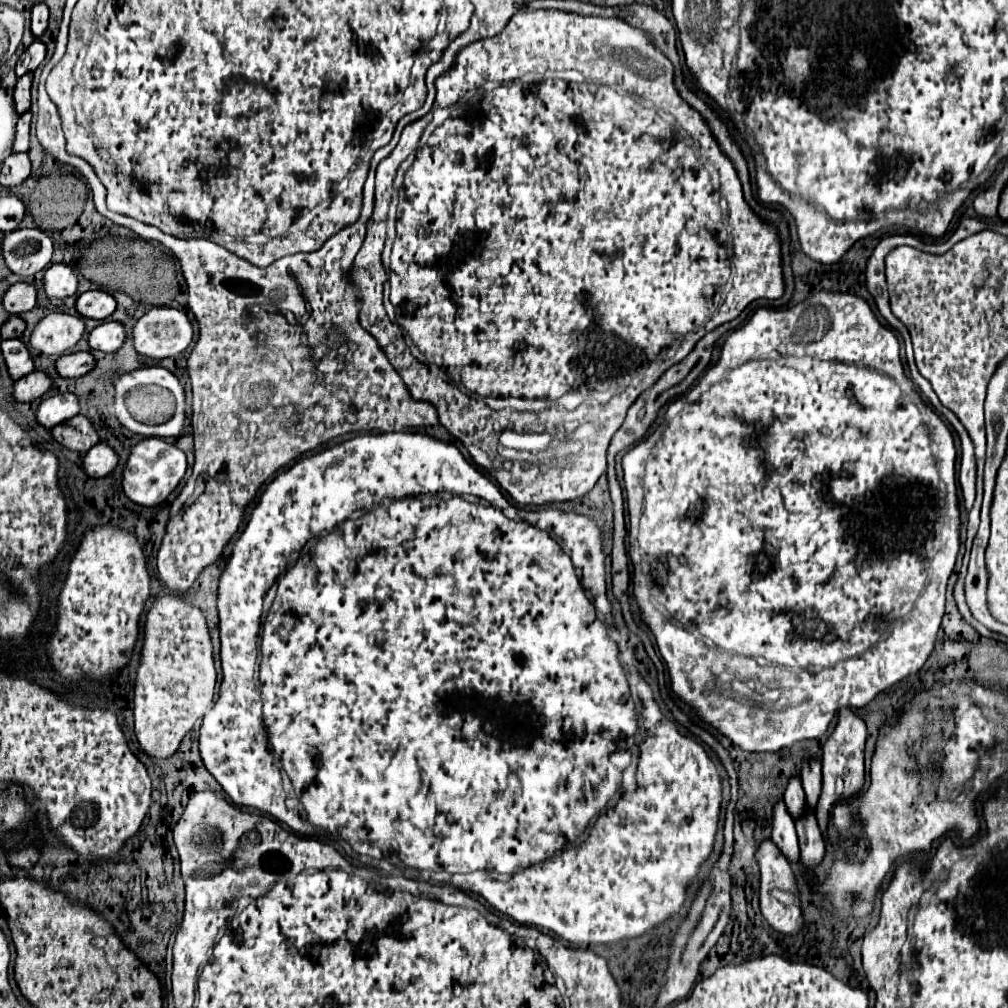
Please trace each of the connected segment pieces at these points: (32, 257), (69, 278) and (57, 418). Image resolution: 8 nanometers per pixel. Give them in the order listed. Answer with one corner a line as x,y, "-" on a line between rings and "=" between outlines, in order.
15,229
1,241
1,255
15,275
29,277
49,265
53,241
41,229
=
65,263
51,265
43,277
43,289
49,299
65,299
77,291
77,273
=
65,393
65,395
53,395
49,399
45,399
39,407
37,407
37,423
43,425
45,429
55,427
57,423
63,423
71,417
75,417
79,413
79,399
73,393

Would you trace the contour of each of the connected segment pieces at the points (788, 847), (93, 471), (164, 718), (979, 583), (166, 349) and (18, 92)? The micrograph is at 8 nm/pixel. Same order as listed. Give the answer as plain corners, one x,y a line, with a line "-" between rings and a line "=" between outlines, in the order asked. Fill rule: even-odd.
783,801
775,805
773,813
773,833
771,841
779,847
779,851
787,857
787,861
797,863
799,861
799,845
797,845
797,833
795,833
795,823
791,815
787,813
787,807
=
97,443
83,455
83,469
87,477
93,479
105,477
115,469
115,465
117,465
117,455
113,453
113,449
109,449
107,443
=
155,601
147,613
145,645
141,653
141,667
137,671
135,687
135,737
139,747
153,759
167,759
175,755
181,739
193,729
197,719
203,719
213,703
215,695
215,667
213,667
213,645
205,617
187,601
=
985,547
971,549
969,571
965,577
965,601
973,613
973,617
993,631
993,617
985,607
985,587
987,587
987,571
985,571
=
159,307
159,311
147,311
141,319
133,325
133,347
137,353
151,357
151,359
165,359
179,355
187,349
187,345
193,339
193,327
187,319
185,311
171,309
171,307
=
23,75
19,77
17,85
15,85
15,93
13,93
13,101
15,101
15,111
21,115
25,111
29,111
31,105
31,79
33,75

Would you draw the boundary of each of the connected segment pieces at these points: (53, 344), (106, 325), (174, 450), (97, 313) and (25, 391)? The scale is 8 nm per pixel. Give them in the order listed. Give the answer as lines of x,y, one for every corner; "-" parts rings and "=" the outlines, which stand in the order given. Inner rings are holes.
49,313
35,325
29,343
43,355
63,355
65,349
71,349
81,339
83,329
79,315
=
103,321
89,333
87,343
95,351
109,353
109,351
117,351
117,347
121,347
123,339
125,339
125,329
123,329
121,323
=
149,437
149,439
143,439
143,441
139,441
137,445
131,447
127,465
123,469
121,485
123,485
125,495
131,501
135,501
139,505
145,505
145,507
153,507
153,505
163,503
169,497
169,493
183,479
185,469
187,469
185,453
179,447
169,445
159,437
=
87,291
87,293
79,295
79,299
75,303
75,309
81,317
99,319
99,321
111,317
115,307
117,307
117,303
107,291
=
33,371
21,379
17,379
13,383
13,399
19,401
19,403
25,403
25,401
33,401
33,399
39,399
47,389
51,387
49,383
49,377
41,371

